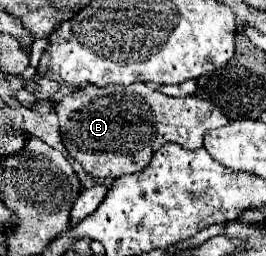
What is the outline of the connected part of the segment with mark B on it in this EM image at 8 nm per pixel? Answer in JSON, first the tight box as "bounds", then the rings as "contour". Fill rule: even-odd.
{"bounds":[56,83,230,179],"contour":[[[144,83],[132,85],[84,85],[56,105],[62,143],[88,175],[96,179],[116,179],[148,167],[152,155],[164,143],[178,143],[196,151],[202,147],[206,131],[226,125],[230,119],[206,99],[168,97]]]}

